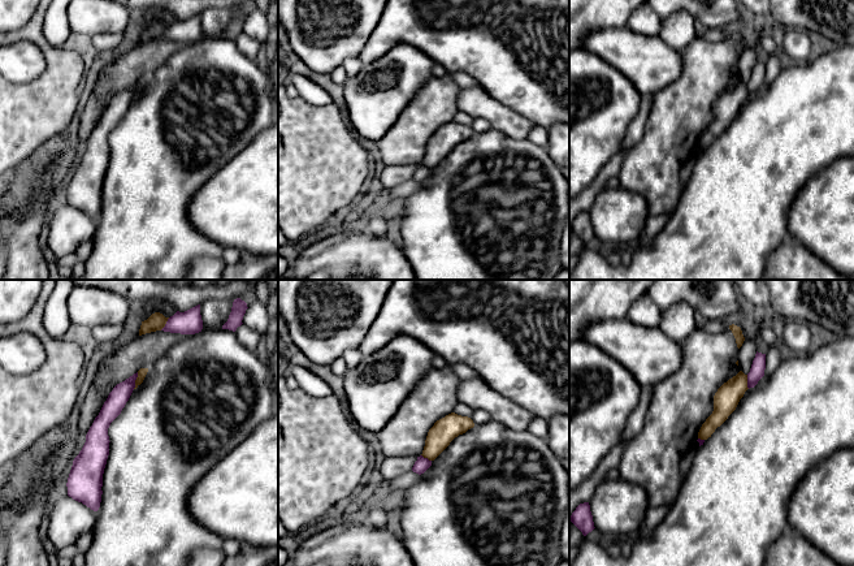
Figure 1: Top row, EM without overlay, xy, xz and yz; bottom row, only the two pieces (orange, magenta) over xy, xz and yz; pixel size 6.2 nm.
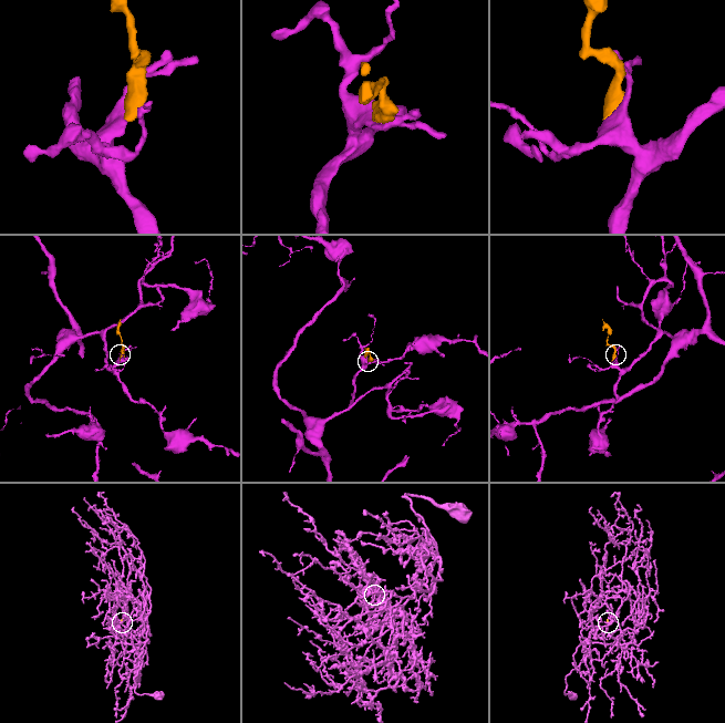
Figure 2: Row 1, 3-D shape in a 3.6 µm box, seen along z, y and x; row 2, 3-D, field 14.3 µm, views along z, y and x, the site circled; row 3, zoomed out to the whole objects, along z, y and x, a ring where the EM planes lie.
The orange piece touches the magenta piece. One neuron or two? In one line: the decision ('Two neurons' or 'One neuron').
Two neurons

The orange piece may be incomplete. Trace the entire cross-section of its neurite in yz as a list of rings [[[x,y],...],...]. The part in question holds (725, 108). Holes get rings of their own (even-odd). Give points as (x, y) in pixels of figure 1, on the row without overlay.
[[[740,79],[724,91],[714,104],[714,120],[702,133],[698,147],[707,148],[736,118],[740,108],[747,99],[747,83]]]

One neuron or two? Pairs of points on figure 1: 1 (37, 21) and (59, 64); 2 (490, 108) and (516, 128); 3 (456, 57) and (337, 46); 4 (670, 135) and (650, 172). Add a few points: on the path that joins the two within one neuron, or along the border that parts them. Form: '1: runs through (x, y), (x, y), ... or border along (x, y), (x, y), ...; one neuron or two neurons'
1: runs through (37, 31), (37, 37), (51, 53); one neuron
2: runs through (497, 115), (510, 122); one neuron
3: border along (378, 22), (359, 56); two neurons
4: runs through (666, 145), (654, 163); one neuron

